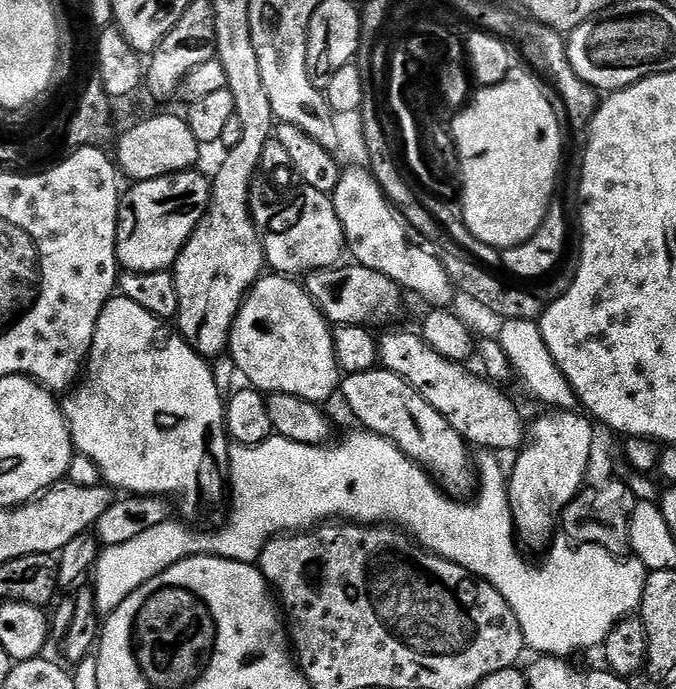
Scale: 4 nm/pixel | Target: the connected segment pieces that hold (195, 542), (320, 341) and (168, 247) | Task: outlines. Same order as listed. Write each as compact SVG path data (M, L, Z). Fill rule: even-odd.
M359 431L350 433L341 444L329 443L327 446L299 444L277 435L273 435L264 444L255 444L253 448L233 443L228 450L230 504L232 500L228 525L213 536L199 536L198 533L183 528L188 527L183 523L180 525L169 522L138 534L138 538L130 538L130 542L122 542L122 546L104 548L99 553L94 569L97 613L114 611L122 606L122 602L126 602L131 592L150 582L150 578L192 556L221 556L243 564L256 564L261 550L269 540L281 534L311 529L329 518L343 518L348 522L395 522L403 526L421 548L462 566L473 576L494 586L498 594L506 598L510 610L514 610L525 645L529 649L533 648L536 654L568 658L571 657L571 652L584 652L587 648L599 649L614 625L639 609L646 575L645 566L640 560L612 556L597 545L585 544L577 547L577 552L572 552L573 545L567 539L560 538L549 550L541 568L524 561L524 556L516 545L518 531L513 523L508 501L506 476L504 472L500 473L500 464L496 461L499 459L495 455L481 455L484 457L480 464L478 460L480 493L477 494L476 501L473 504L459 504L458 501L443 496L448 494L442 491L441 485L396 444L391 444L384 436L377 436L374 432Z
M264 274L252 286L252 291L244 297L240 312L232 323L230 333L230 353L236 368L245 376L251 387L265 393L281 392L294 394L303 400L321 402L337 395L342 384L342 373L336 365L336 355L332 346L332 328L307 291L295 279L283 274Z
M200 170L176 172L173 176L150 178L131 185L132 189L123 193L118 214L116 231L116 258L121 269L129 272L163 272L171 269L186 246L190 234L208 213L208 203L212 200L212 182Z

